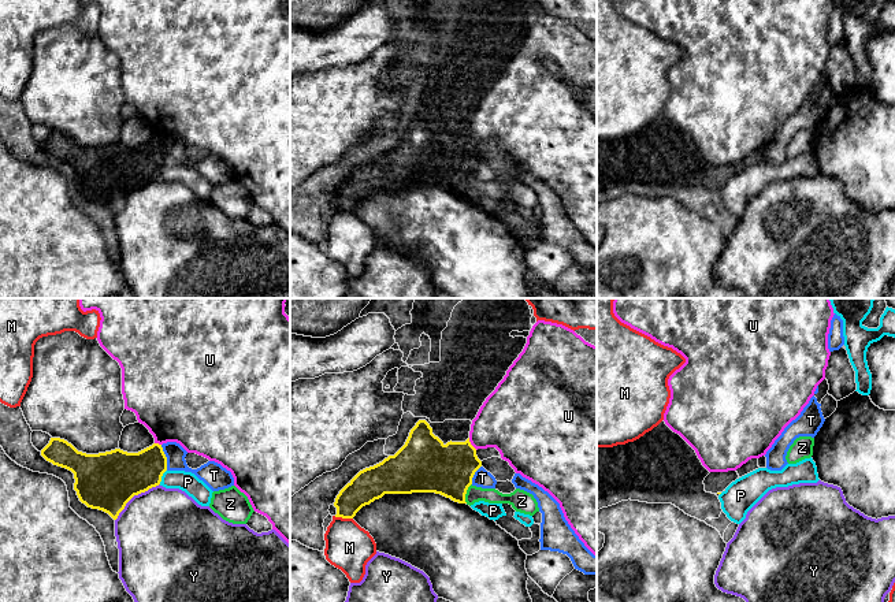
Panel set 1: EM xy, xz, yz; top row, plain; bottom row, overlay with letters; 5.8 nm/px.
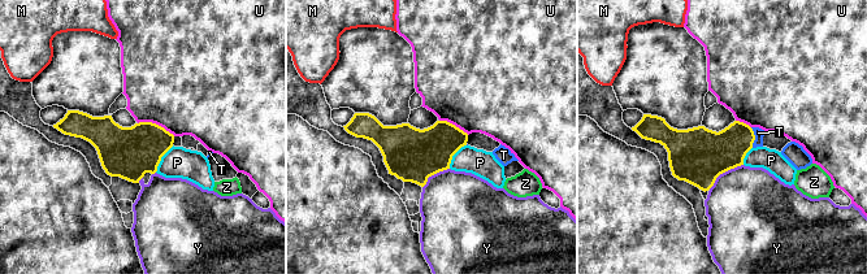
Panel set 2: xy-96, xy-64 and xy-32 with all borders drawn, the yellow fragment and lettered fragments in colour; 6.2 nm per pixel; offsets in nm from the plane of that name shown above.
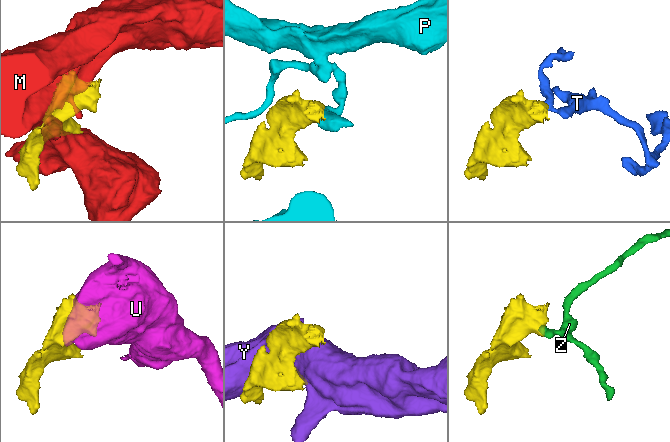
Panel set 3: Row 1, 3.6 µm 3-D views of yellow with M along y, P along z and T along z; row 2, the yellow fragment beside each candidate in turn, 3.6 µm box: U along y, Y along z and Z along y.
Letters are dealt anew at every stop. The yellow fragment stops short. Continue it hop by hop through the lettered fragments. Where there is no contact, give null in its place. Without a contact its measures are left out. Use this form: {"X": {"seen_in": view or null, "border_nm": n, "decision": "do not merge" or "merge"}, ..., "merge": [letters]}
{"M": {"seen_in": "xz", "border_nm": 110, "decision": "do not merge"}, "P": {"seen_in": "xy", "border_nm": 100, "decision": "do not merge"}, "T": {"seen_in": "xy", "border_nm": 160, "decision": "do not merge"}, "U": {"seen_in": "xz", "border_nm": 90, "decision": "do not merge"}, "Y": {"seen_in": "xy", "border_nm": 340, "decision": "do not merge"}, "Z": {"seen_in": "xz", "border_nm": 120, "decision": "do not merge"}, "merge": []}

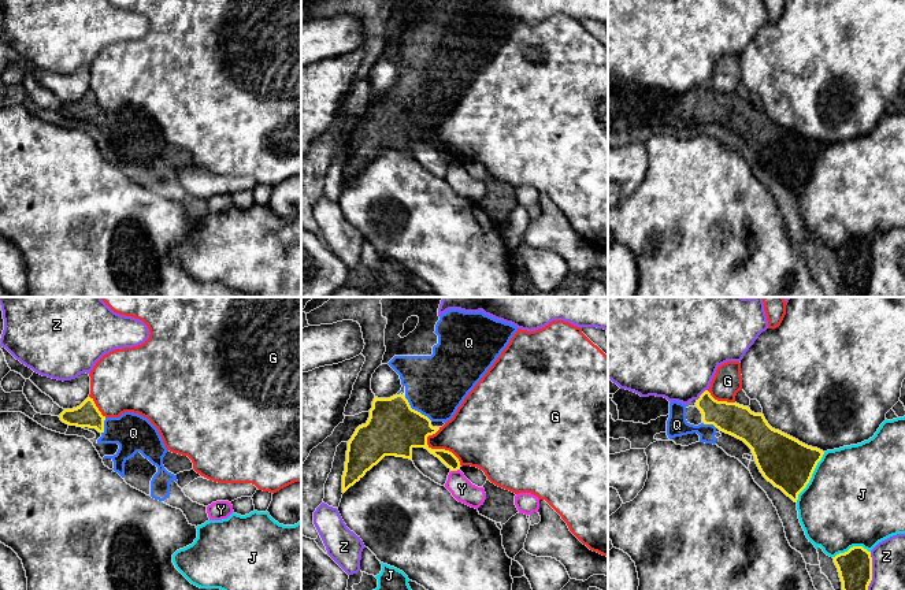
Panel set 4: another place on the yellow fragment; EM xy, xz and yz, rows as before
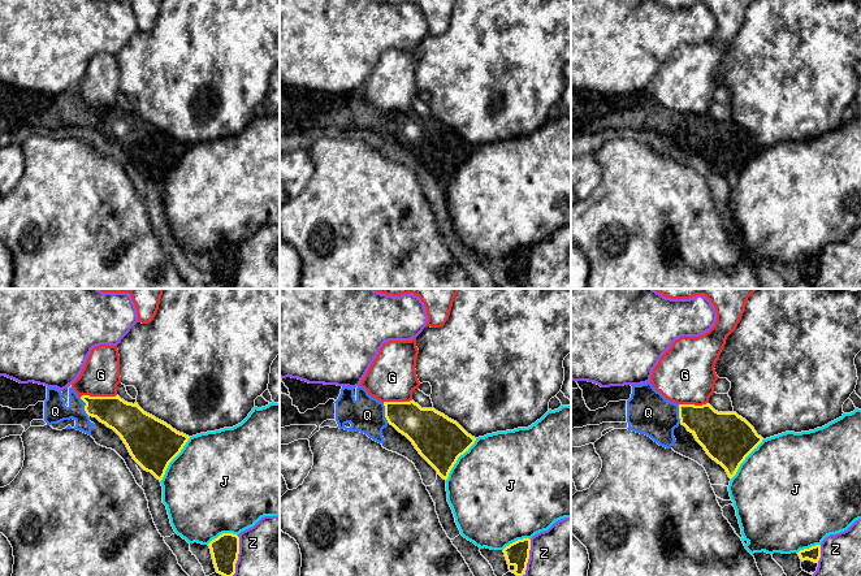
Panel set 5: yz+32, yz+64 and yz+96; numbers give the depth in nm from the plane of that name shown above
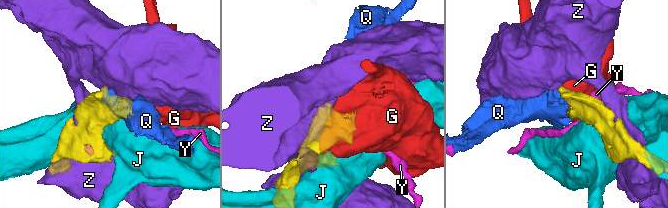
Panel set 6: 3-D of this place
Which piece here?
{"G": {"seen_in": "xz", "border_nm": 280, "decision": "do not merge"}, "J": {"seen_in": "yz", "border_nm": 340, "decision": "do not merge"}, "Q": {"seen_in": "xz", "border_nm": 220, "decision": "merge"}, "Y": {"seen_in": "xz", "border_nm": 60, "decision": "do not merge"}, "Z": {"seen_in": "yz", "border_nm": 280, "decision": "do not merge"}, "merge": ["Q"]}

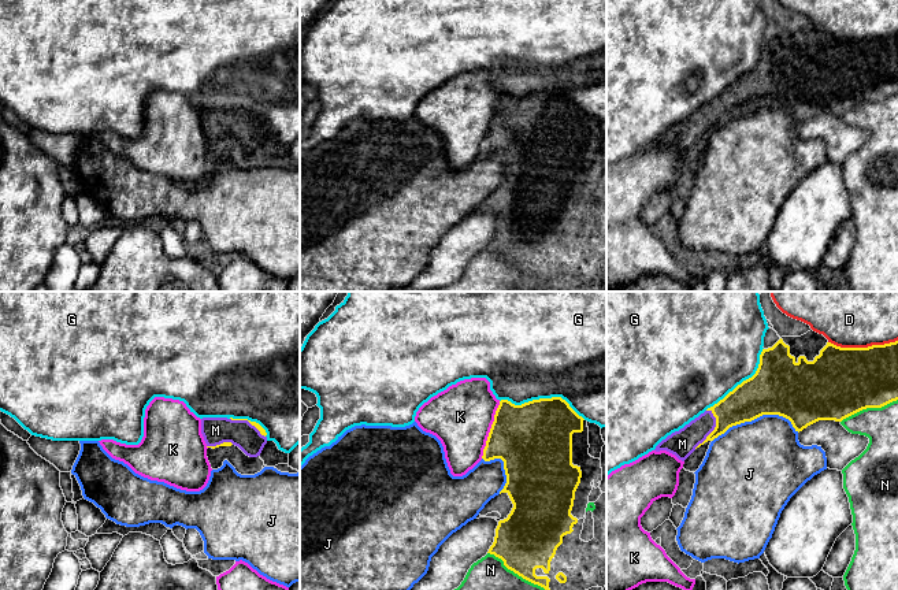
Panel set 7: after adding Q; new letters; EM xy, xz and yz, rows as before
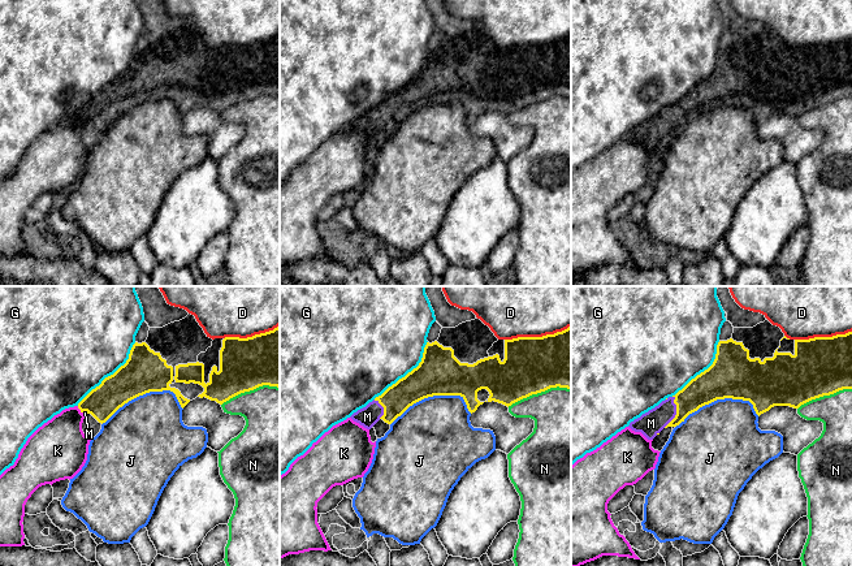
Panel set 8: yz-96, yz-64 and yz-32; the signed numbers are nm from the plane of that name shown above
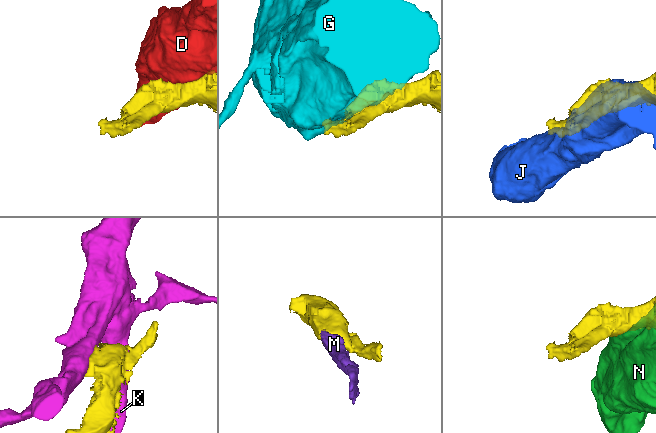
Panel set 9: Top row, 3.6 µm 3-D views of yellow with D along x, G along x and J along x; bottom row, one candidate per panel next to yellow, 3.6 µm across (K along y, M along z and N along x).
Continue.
{"D": {"seen_in": "yz", "border_nm": 400, "decision": "do not merge"}, "G": {"seen_in": "xz", "border_nm": 500, "decision": "do not merge"}, "J": {"seen_in": "yz", "border_nm": 500, "decision": "do not merge"}, "K": {"seen_in": "xz", "border_nm": 360, "decision": "do not merge"}, "M": {"seen_in": "yz", "border_nm": 260, "decision": "merge"}, "N": {"seen_in": "xz", "border_nm": 460, "decision": "do not merge"}, "merge": ["M"]}

